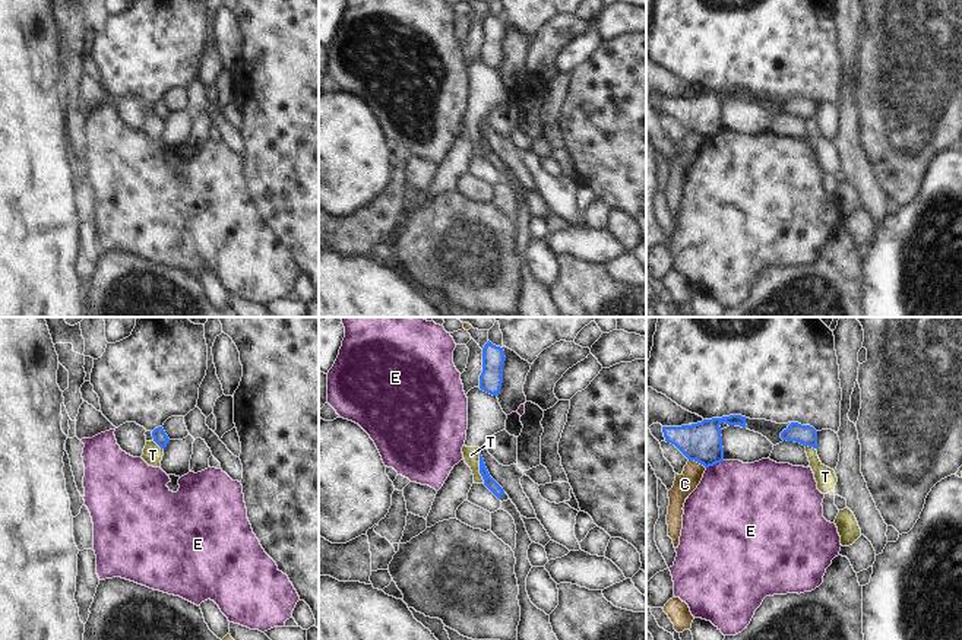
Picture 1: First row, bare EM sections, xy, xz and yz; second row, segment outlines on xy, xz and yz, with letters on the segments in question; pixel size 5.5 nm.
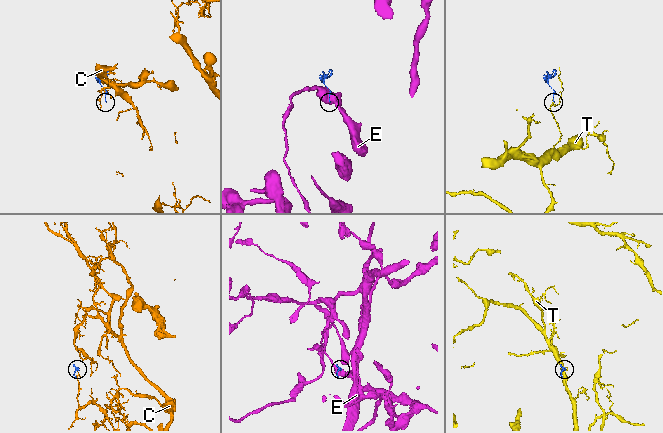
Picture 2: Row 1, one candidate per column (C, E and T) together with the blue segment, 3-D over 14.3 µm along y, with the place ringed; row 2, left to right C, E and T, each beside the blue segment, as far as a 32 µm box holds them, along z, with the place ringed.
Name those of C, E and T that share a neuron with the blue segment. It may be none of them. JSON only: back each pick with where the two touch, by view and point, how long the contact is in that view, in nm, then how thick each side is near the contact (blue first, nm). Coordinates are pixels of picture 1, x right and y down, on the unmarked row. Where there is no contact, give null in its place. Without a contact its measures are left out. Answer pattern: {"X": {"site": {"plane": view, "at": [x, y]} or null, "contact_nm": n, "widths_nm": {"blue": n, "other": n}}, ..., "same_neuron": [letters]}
{"same_neuron": []}

